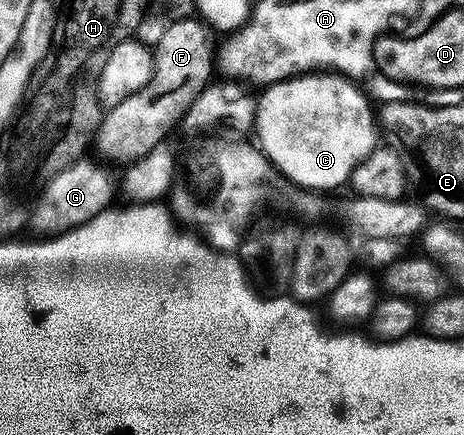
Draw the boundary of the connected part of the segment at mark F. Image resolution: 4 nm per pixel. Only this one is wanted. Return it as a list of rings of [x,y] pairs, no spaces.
[[[194,17],[171,22],[165,28],[165,36],[161,36],[153,48],[155,63],[149,84],[102,115],[93,143],[101,157],[122,164],[139,161],[160,146],[163,137],[182,120],[183,113],[194,107],[199,93],[212,81],[213,58],[211,62],[211,42],[207,34],[208,27]]]

